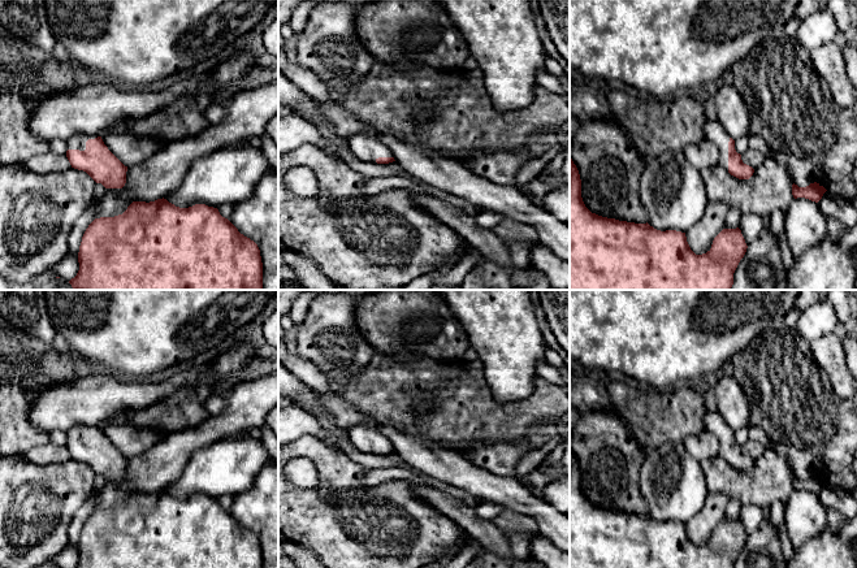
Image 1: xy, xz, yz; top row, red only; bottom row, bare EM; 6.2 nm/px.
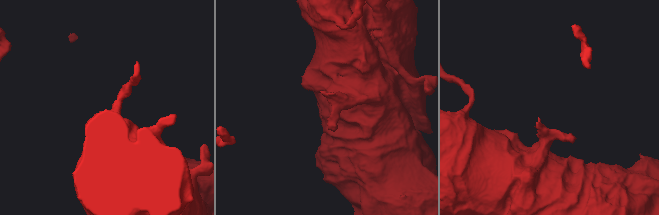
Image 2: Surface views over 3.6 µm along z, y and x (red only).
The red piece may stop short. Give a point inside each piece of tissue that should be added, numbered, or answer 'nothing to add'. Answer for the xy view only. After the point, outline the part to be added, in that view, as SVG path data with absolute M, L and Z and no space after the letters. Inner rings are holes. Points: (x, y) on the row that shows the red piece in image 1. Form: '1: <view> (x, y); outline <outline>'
1: xy (78, 142); outline M77 134L74 136L70 136L66 139L68 149L79 149L85 151L86 149L86 142L88 139L95 139L98 138L96 135L83 135L83 134Z

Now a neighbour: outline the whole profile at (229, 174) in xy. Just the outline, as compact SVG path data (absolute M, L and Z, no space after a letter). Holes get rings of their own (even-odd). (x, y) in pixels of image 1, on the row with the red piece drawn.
M222 147L195 160L181 186L164 199L179 208L195 204L220 208L250 198L261 177L272 170L259 147Z

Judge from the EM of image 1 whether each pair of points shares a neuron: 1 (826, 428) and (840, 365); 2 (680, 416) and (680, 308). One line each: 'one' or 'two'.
1: two
2: two

